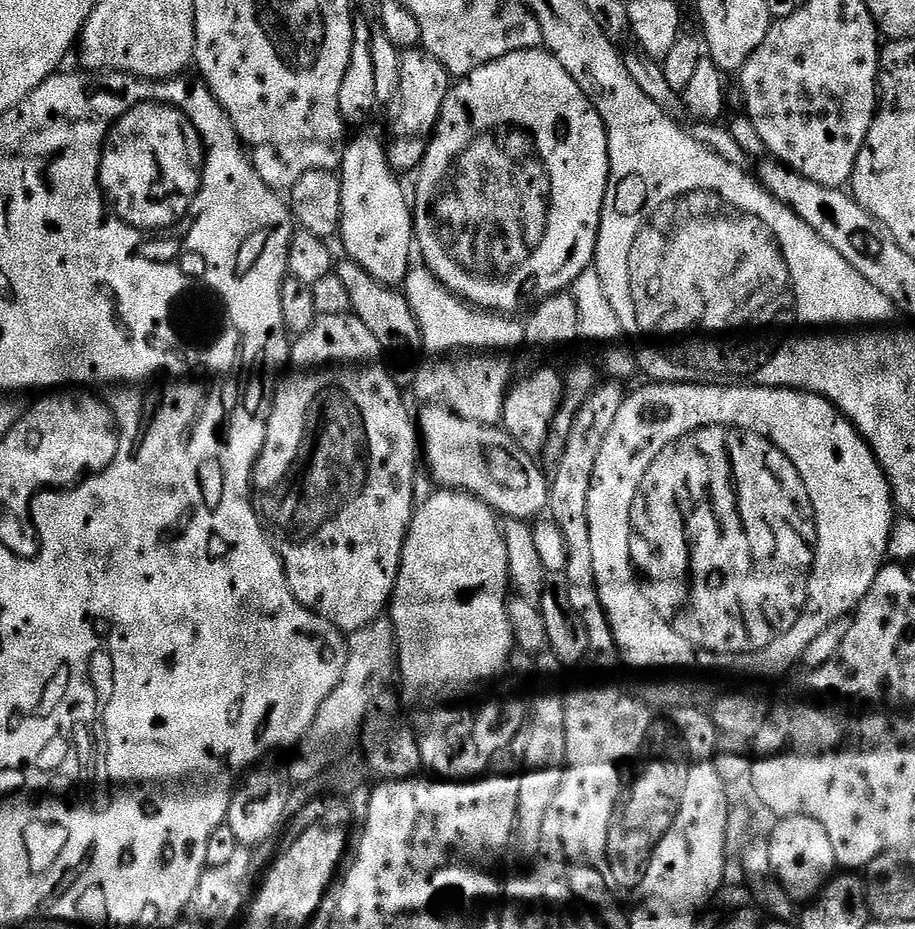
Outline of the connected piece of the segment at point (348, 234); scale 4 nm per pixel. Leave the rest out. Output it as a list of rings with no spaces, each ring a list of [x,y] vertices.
[[[373,126],[365,127],[356,137],[347,141],[344,149],[344,161],[340,163],[338,175],[340,177],[340,185],[342,186],[342,218],[340,219],[340,230],[338,233],[339,239],[344,239],[344,248],[347,259],[353,260],[358,266],[362,266],[362,270],[366,270],[378,282],[389,286],[403,285],[405,278],[408,276],[408,269],[413,267],[414,260],[412,260],[412,248],[414,252],[414,208],[410,203],[410,196],[404,193],[404,188],[400,185],[401,177],[393,172],[390,162],[388,161],[388,150],[386,147],[385,137],[380,137],[380,132]]]

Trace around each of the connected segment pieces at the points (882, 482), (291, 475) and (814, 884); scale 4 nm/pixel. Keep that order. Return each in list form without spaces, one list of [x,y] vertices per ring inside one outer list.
[[[648,382],[645,388],[640,388],[637,392],[629,391],[622,402],[622,410],[618,410],[618,418],[614,418],[614,426],[610,426],[610,434],[606,434],[606,442],[602,442],[602,454],[598,454],[598,466],[594,466],[594,482],[590,482],[590,546],[594,546],[594,578],[598,582],[598,596],[604,607],[604,612],[608,616],[612,633],[615,636],[616,646],[620,651],[623,663],[627,663],[636,670],[646,670],[648,672],[656,672],[656,680],[660,683],[656,688],[657,703],[664,706],[682,706],[696,702],[698,696],[697,681],[685,684],[690,678],[690,664],[694,660],[692,650],[688,648],[688,644],[684,640],[680,640],[671,630],[670,624],[666,622],[661,612],[653,606],[648,597],[648,593],[644,591],[641,581],[638,579],[638,568],[634,563],[634,547],[632,548],[632,536],[634,540],[634,521],[633,513],[638,503],[640,495],[640,487],[642,486],[642,478],[646,478],[646,470],[650,470],[650,462],[654,462],[654,458],[658,458],[658,454],[662,454],[662,450],[666,450],[666,446],[670,446],[678,438],[682,438],[691,432],[697,432],[700,428],[709,428],[715,424],[727,424],[737,428],[744,428],[748,432],[757,432],[758,435],[764,436],[770,440],[774,446],[778,446],[778,450],[782,450],[786,454],[786,458],[790,458],[790,462],[794,462],[794,466],[798,470],[798,474],[802,474],[802,482],[806,482],[806,494],[810,494],[810,502],[816,511],[816,560],[812,564],[812,577],[808,583],[808,601],[802,610],[802,614],[798,618],[798,622],[794,622],[794,626],[790,626],[790,630],[786,630],[786,634],[782,634],[774,642],[770,642],[768,650],[756,656],[748,656],[748,658],[738,658],[738,660],[712,660],[712,658],[704,658],[704,662],[714,662],[714,664],[736,664],[736,668],[740,670],[752,670],[752,678],[762,678],[762,676],[780,676],[787,672],[788,668],[792,668],[795,664],[799,665],[806,654],[806,646],[810,646],[810,642],[814,642],[814,638],[818,638],[818,634],[822,634],[822,630],[826,630],[826,626],[830,626],[830,622],[834,622],[838,618],[855,613],[856,608],[862,602],[862,598],[866,598],[866,594],[870,590],[870,586],[874,586],[874,578],[878,575],[881,568],[886,563],[888,555],[888,543],[892,537],[892,523],[896,520],[898,509],[892,499],[892,487],[888,484],[886,474],[880,469],[880,463],[876,461],[876,456],[872,453],[872,448],[862,437],[860,431],[855,428],[841,412],[822,396],[816,396],[813,392],[801,392],[794,388],[762,388],[759,386],[729,386],[724,382],[701,382],[698,384],[666,384],[663,382]]]
[[[349,314],[317,318],[314,326],[310,326],[310,330],[295,337],[290,348],[290,364],[293,369],[296,367],[296,372],[289,371],[279,381],[275,389],[277,392],[274,392],[270,400],[266,442],[262,446],[262,454],[258,458],[256,469],[252,471],[252,504],[256,508],[257,516],[260,517],[260,523],[267,529],[268,539],[276,547],[276,552],[284,564],[284,573],[288,575],[288,585],[294,598],[298,598],[302,606],[306,606],[317,616],[326,618],[341,632],[351,634],[381,619],[392,598],[400,569],[404,540],[408,536],[408,527],[414,511],[414,486],[418,475],[416,469],[418,428],[414,423],[413,414],[411,416],[408,413],[408,408],[400,397],[402,389],[396,383],[386,363],[384,349],[380,347],[378,338],[374,338],[374,334],[366,330],[366,326],[357,316]]]
[[[785,816],[777,819],[775,823],[772,837],[767,837],[766,843],[776,879],[793,897],[815,897],[833,875],[832,868],[837,867],[830,834],[826,834],[826,830],[818,822],[814,822],[814,818],[805,816]]]

